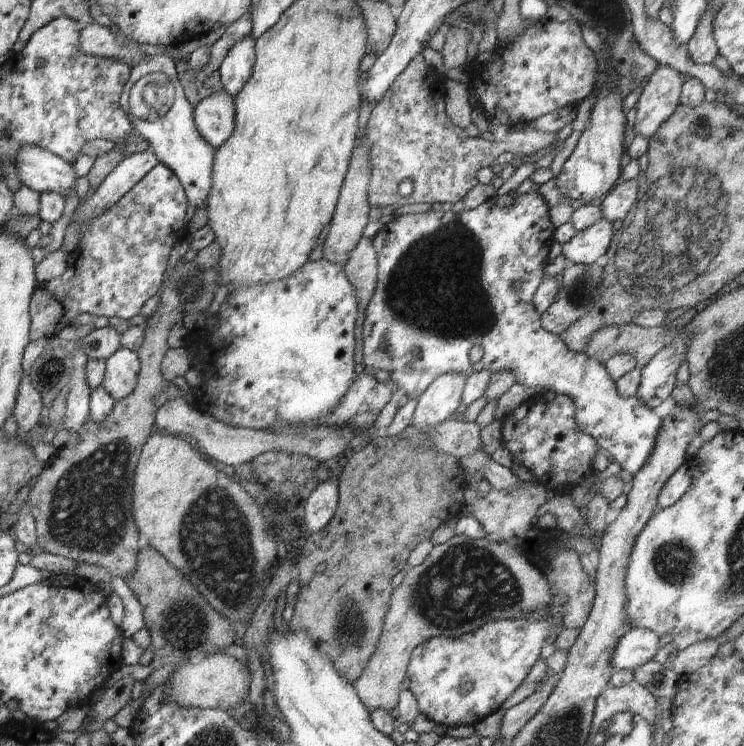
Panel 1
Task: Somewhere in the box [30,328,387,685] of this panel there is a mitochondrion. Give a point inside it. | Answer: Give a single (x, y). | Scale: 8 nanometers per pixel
(88, 507)

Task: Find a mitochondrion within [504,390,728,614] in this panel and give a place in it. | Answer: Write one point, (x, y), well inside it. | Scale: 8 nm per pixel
(674, 562)

